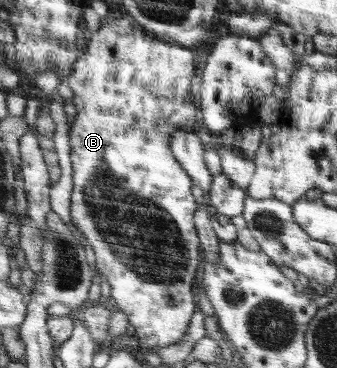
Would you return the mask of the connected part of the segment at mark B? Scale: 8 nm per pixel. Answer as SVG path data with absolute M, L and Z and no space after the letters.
M103 16L101 26L92 35L89 36L89 45L87 53L79 57L77 65L74 67L74 74L66 78L67 85L73 91L73 101L76 109L76 116L70 125L69 145L71 148L70 160L72 163L73 191L71 191L70 215L72 223L76 225L89 241L95 252L95 263L98 267L98 273L102 279L105 279L111 287L111 301L115 310L121 310L126 313L128 322L135 329L133 337L141 341L141 345L153 349L153 347L167 347L173 343L179 343L187 331L187 325L196 311L196 299L193 297L193 279L195 271L199 267L199 239L195 233L194 213L197 209L197 203L191 195L193 180L190 174L182 167L182 164L175 159L173 149L170 147L170 139L174 131L182 129L183 131L193 132L197 115L197 109L191 96L191 79L196 73L193 64L193 51L191 48L185 48L177 45L169 45L165 41L159 41L145 35L141 29L137 29L137 23L131 19L109 19Z

